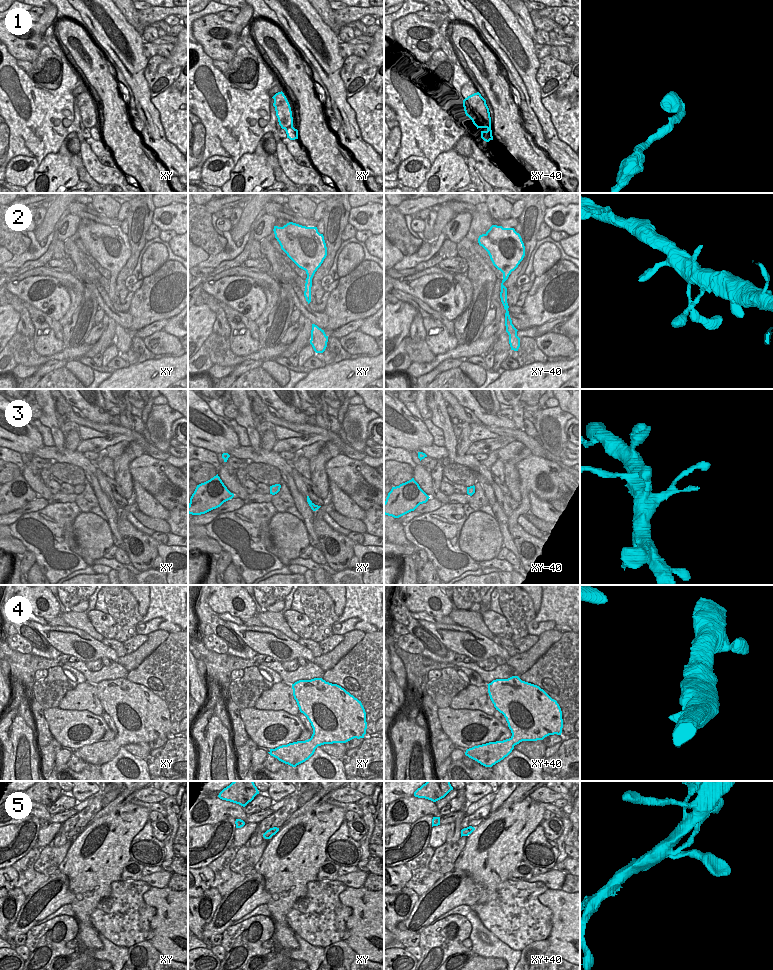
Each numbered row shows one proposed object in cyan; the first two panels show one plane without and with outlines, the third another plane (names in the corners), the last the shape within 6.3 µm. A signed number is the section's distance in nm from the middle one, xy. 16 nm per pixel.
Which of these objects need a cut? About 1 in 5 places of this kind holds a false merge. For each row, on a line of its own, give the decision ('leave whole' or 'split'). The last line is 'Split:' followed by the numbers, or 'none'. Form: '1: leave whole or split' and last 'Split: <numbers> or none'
1: leave whole
2: leave whole
3: leave whole
4: leave whole
5: leave whole
Split: none

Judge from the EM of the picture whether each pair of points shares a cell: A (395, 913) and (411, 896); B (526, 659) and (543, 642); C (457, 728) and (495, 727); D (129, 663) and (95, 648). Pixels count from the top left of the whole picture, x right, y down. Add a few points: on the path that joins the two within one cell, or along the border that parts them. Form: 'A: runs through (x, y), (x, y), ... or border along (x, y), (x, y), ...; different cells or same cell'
A: runs through (402, 914), (407, 914), (410, 911), (411, 903); same cell
B: runs through (530, 656), (540, 646); same cell
C: runs through (466, 725), (470, 722), (481, 722), (486, 725); same cell
D: border along (118, 657), (115, 661); different cells

